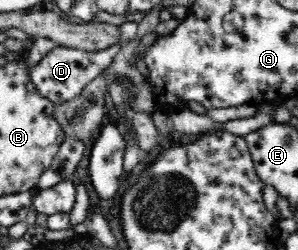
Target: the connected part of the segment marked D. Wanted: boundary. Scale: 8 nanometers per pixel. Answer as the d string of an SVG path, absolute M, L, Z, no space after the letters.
M127 21L119 27L121 32L119 43L98 52L60 46L54 47L44 58L40 59L40 62L30 72L32 83L36 85L36 91L55 103L65 103L78 96L84 90L86 84L92 82L94 78L112 64L113 58L120 52L120 48L126 42L136 38L138 30L135 22Z

